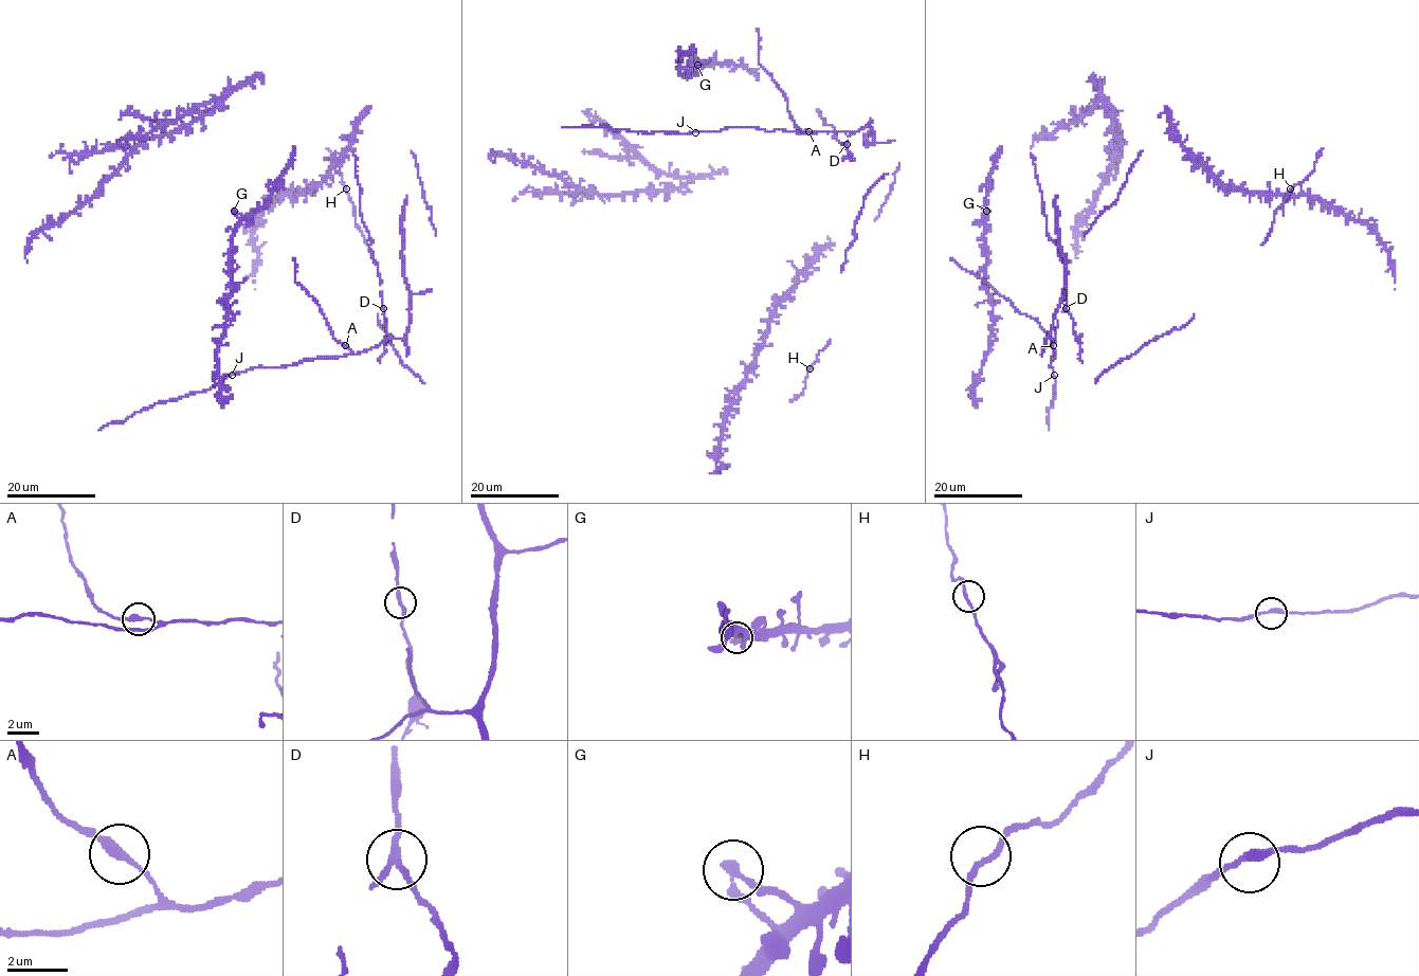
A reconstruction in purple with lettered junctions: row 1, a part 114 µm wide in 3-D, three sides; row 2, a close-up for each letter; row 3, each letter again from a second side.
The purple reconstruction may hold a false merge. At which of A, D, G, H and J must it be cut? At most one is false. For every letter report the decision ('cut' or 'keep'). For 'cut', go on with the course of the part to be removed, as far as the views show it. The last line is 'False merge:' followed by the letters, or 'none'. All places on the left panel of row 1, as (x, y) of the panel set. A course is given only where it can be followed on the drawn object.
A: keep
D: cut; foreign part runs (383, 308), (387, 341), (379, 362)
G: keep
H: keep
J: keep
False merge: D

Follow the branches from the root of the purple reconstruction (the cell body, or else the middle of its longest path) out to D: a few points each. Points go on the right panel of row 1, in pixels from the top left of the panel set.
D: (1033, 155), (1048, 237), (1057, 245), (1066, 268), (1066, 308)

